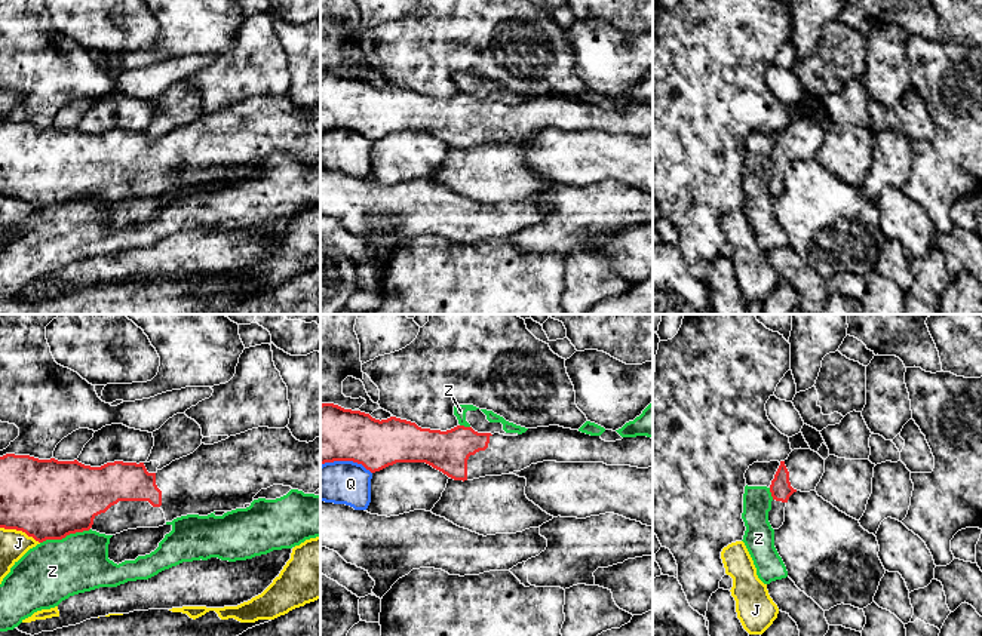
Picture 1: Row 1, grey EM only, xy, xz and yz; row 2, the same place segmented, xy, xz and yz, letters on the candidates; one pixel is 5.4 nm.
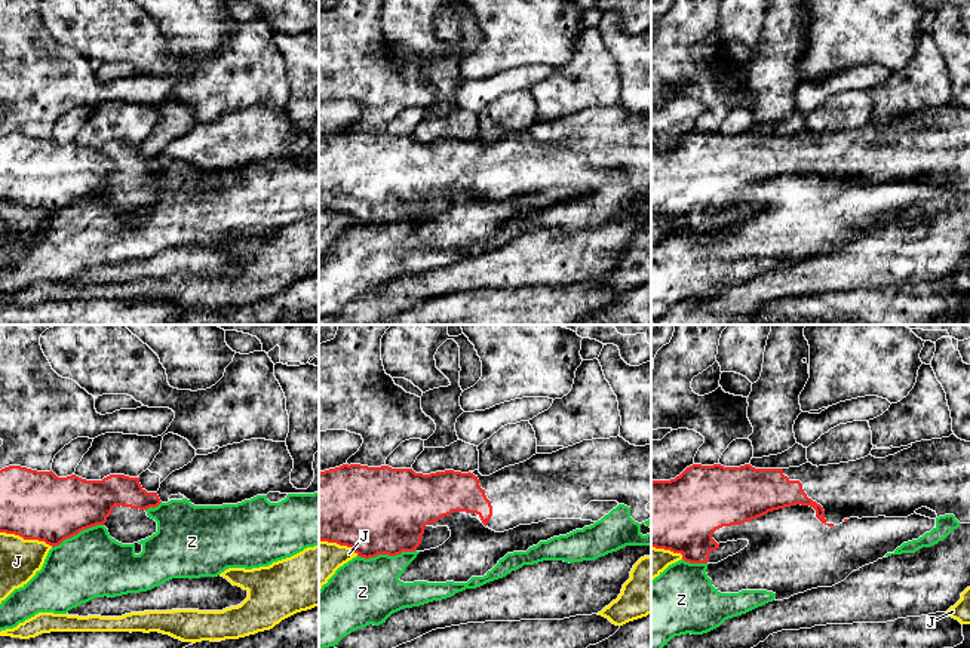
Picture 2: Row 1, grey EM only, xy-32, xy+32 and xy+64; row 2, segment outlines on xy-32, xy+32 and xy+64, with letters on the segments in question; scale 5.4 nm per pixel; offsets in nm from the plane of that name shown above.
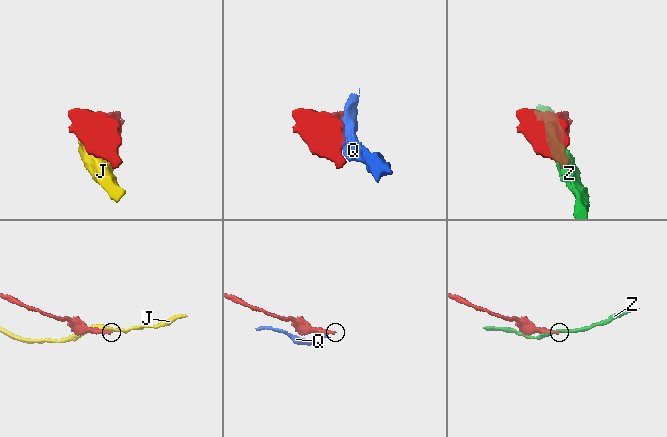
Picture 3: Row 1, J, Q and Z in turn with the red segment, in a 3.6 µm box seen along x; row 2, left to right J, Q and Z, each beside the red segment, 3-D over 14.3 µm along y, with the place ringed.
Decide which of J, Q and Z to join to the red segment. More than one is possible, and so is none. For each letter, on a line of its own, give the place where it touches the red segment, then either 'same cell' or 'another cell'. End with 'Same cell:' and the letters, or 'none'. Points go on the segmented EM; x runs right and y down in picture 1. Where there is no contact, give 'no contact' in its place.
J: xy (20, 530) | another cell
Q: xz (346, 460) | another cell
Z: xy (64, 537) | another cell
Same cell: none

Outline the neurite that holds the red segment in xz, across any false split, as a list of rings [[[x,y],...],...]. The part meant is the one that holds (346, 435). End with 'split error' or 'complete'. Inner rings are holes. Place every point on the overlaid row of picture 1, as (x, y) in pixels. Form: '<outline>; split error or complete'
[[[334,403],[320,405],[320,466],[353,461],[371,473],[396,463],[426,463],[454,480],[521,471],[543,461],[653,467],[653,439],[605,442],[559,425],[528,428],[518,436],[478,433],[472,427],[421,428],[390,417],[375,420]]]; split error

